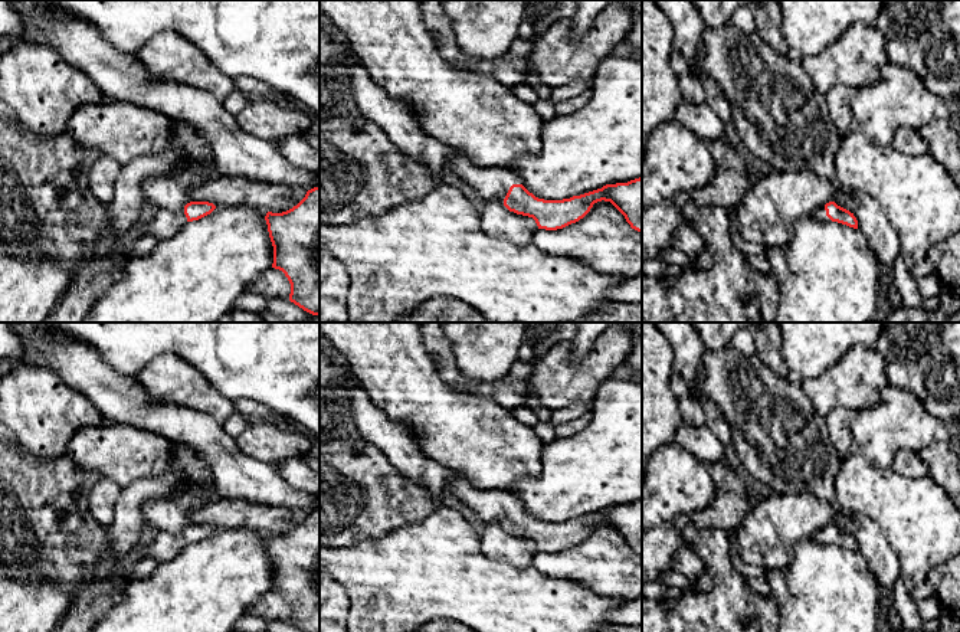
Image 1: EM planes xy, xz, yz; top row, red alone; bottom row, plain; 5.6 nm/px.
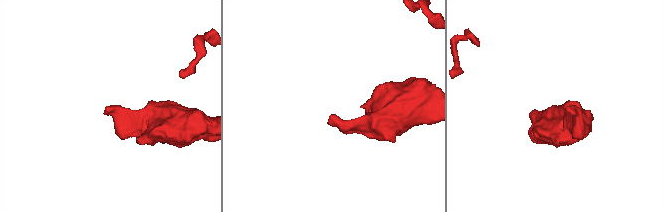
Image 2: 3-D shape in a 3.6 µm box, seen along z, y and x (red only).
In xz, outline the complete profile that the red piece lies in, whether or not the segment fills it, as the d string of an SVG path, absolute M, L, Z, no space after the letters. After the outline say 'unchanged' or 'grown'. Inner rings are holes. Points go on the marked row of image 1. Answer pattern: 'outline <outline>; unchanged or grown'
outline M461 151L446 163L462 181L474 187L484 200L499 200L510 212L533 217L538 229L557 230L583 219L594 203L610 202L632 229L642 233L642 177L628 183L606 184L602 189L563 200L535 197L514 170L479 167Z; grown

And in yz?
outline M829 202L823 207L819 207L812 216L820 222L832 220L858 229L858 220L853 213L838 206L835 202Z; grown

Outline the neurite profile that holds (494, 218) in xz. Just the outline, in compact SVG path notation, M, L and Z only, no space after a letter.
M497 199L484 202L478 213L478 223L486 235L511 242L515 246L533 245L538 229L533 217L510 212Z

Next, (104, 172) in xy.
M101 154L89 171L89 189L102 204L109 204L114 196L115 179L121 170L118 161L107 154Z

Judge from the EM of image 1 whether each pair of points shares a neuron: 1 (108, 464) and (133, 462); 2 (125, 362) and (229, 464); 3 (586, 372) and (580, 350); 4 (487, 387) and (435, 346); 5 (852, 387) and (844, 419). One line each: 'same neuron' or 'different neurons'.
1: same neuron
2: different neurons
3: different neurons
4: same neuron
5: different neurons

